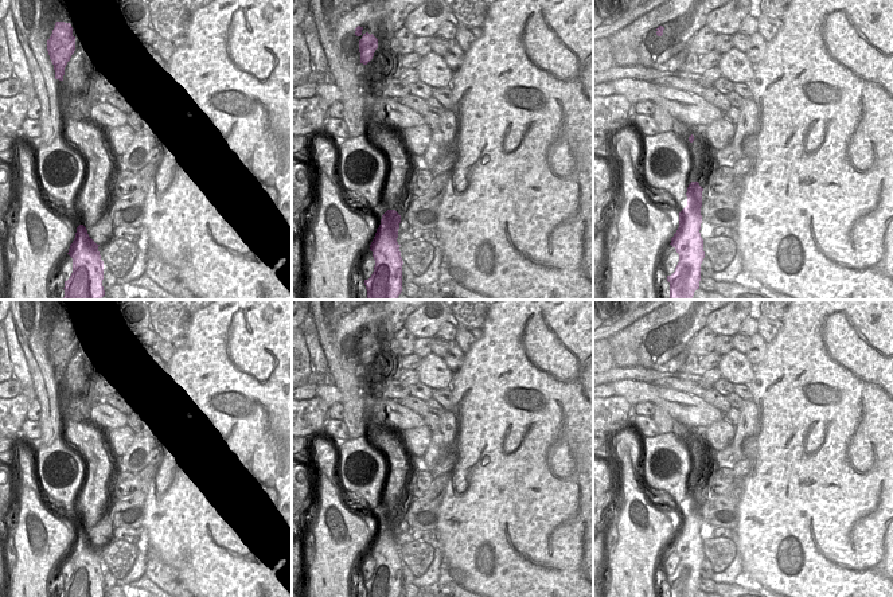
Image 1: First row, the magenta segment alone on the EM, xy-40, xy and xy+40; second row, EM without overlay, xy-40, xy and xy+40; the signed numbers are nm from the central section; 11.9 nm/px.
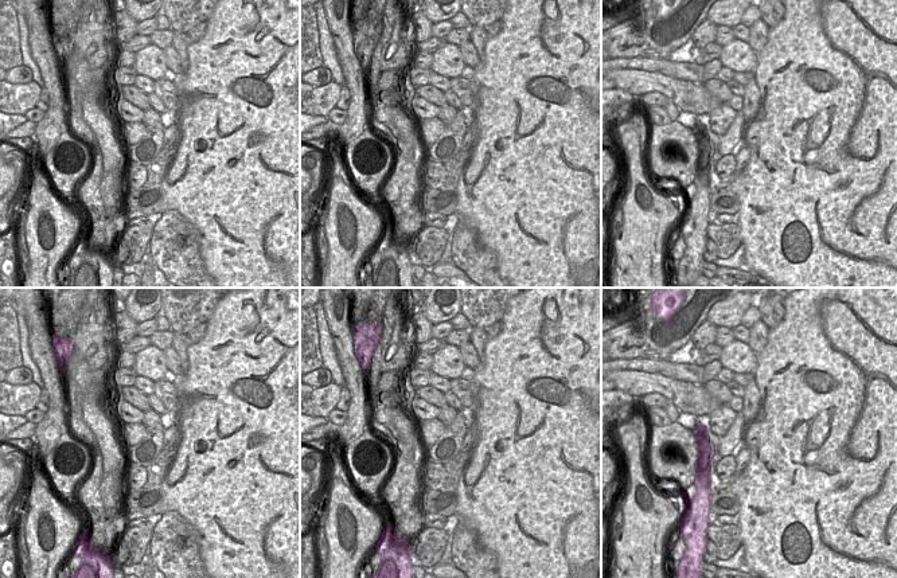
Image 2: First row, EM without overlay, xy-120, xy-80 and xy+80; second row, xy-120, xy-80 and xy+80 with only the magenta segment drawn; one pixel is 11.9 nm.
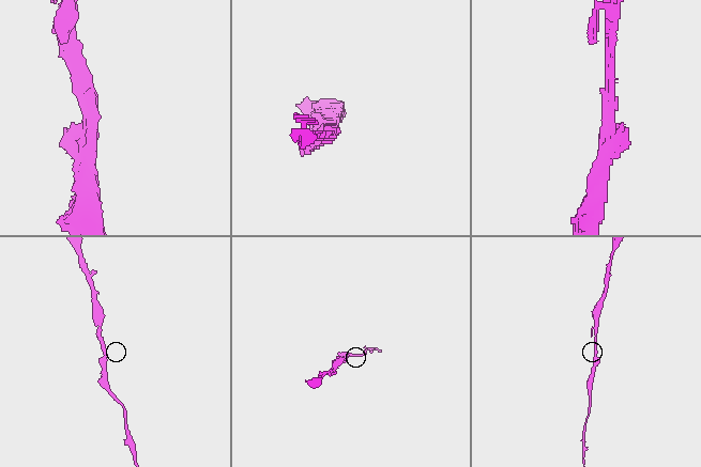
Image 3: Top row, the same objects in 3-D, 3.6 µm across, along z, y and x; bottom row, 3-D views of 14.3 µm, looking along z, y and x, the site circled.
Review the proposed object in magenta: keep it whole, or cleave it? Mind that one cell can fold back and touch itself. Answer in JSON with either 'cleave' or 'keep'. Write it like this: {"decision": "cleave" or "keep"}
{"decision": "keep"}

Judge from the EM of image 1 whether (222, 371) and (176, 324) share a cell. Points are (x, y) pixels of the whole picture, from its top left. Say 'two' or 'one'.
two

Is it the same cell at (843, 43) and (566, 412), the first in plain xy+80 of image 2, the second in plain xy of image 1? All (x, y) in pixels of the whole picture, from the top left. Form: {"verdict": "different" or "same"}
{"verdict": "same"}

